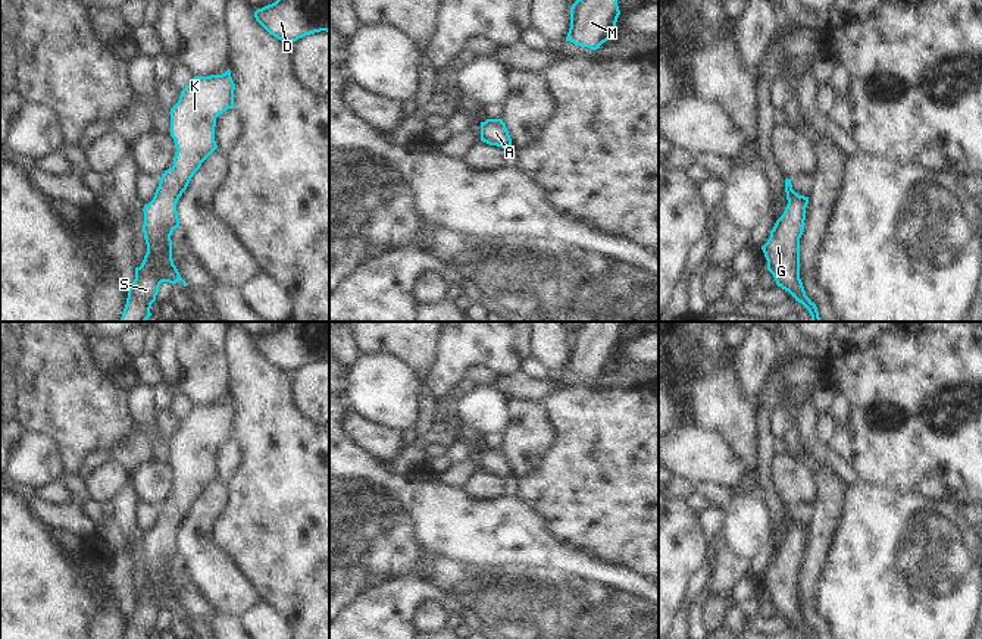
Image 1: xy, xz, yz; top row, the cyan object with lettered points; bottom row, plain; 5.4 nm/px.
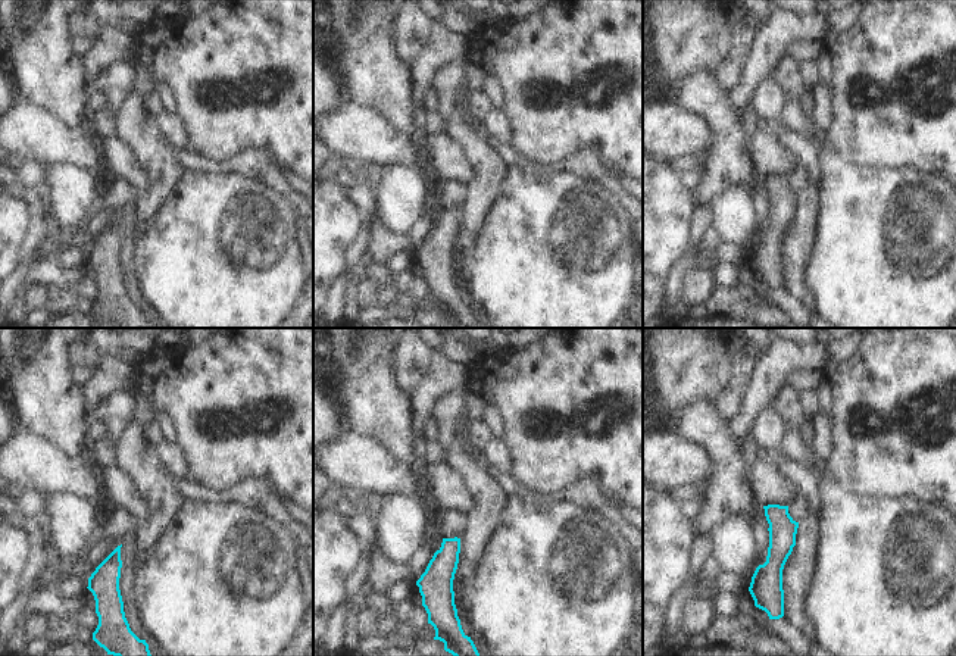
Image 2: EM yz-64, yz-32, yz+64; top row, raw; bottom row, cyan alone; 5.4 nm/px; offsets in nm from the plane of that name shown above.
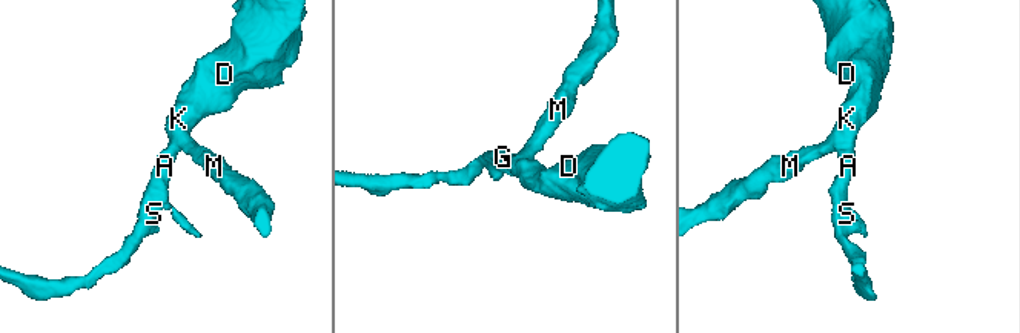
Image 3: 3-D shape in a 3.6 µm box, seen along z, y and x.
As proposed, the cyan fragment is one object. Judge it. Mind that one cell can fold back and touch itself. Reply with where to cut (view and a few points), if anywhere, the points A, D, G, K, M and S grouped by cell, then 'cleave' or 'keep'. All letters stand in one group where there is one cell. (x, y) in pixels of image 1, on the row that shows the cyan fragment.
cut none; groups A D G K M S; keep

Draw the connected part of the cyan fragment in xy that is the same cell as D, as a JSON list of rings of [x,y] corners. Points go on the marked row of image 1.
[[[276,0],[257,9],[254,18],[270,35],[291,44],[315,32],[329,32],[329,0]]]

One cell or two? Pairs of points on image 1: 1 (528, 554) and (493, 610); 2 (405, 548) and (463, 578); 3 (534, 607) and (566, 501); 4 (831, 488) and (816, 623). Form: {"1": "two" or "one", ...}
{"1": "one", "2": "one", "3": "two", "4": "one"}

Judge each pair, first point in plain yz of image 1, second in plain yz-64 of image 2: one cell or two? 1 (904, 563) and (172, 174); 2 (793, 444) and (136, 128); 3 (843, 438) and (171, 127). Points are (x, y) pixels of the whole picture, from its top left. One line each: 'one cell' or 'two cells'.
1: two cells
2: two cells
3: one cell

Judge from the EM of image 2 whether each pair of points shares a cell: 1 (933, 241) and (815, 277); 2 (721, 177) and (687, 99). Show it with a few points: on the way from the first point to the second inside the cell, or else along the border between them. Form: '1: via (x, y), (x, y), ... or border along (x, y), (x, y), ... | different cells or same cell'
1: via (903, 249), (881, 271), (844, 274) | same cell
2: via (724, 155), (724, 125), (709, 111) | same cell

